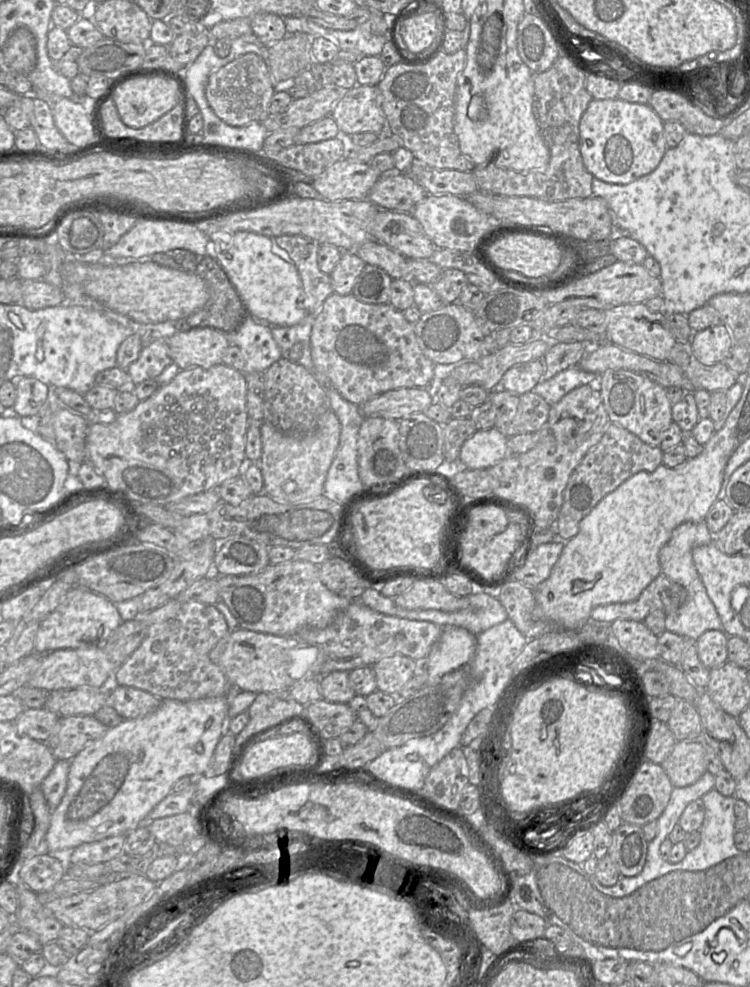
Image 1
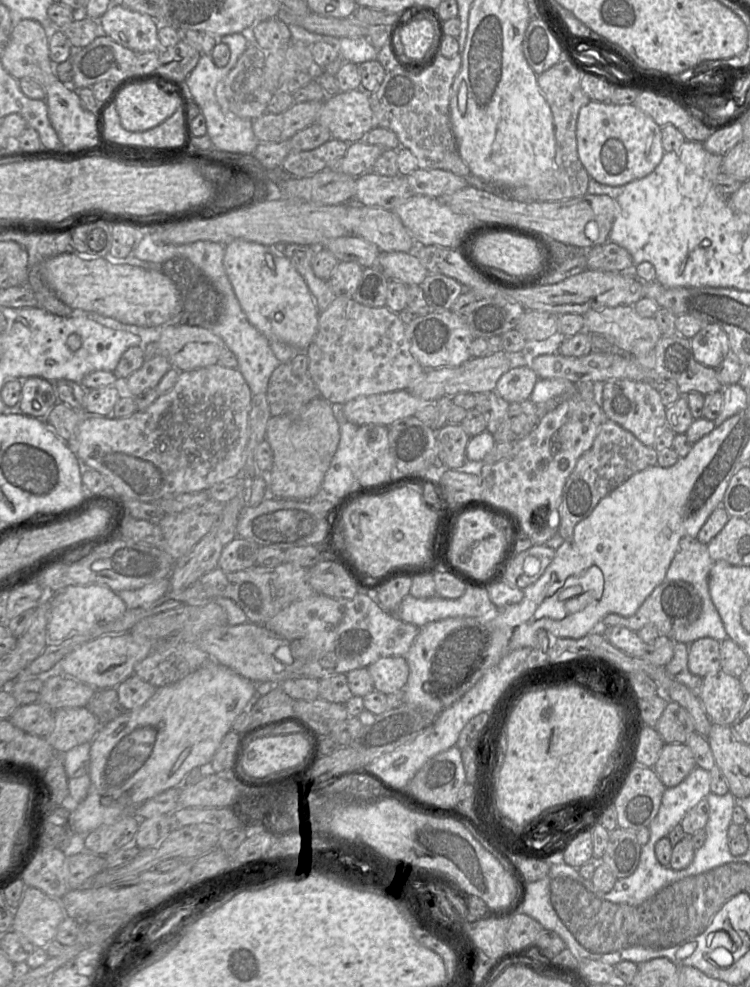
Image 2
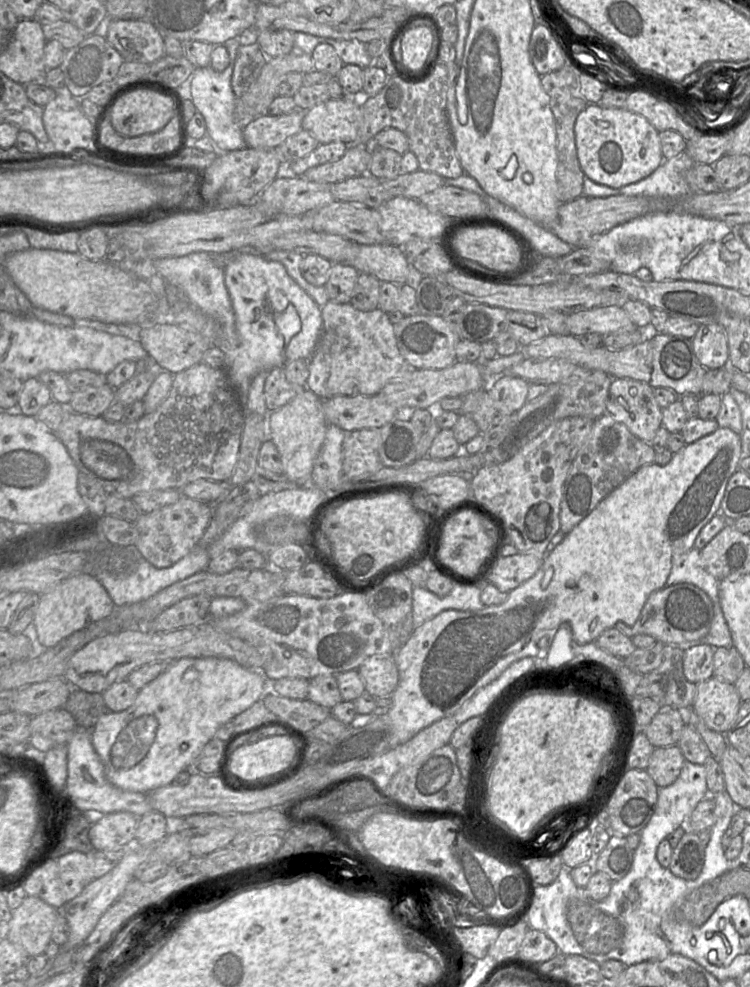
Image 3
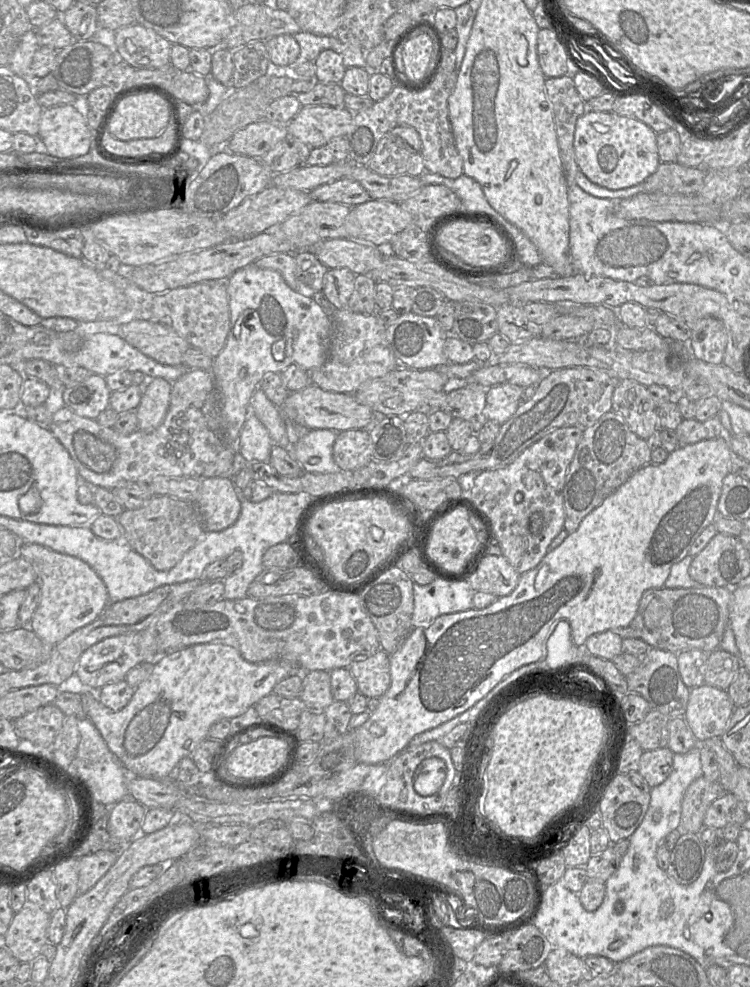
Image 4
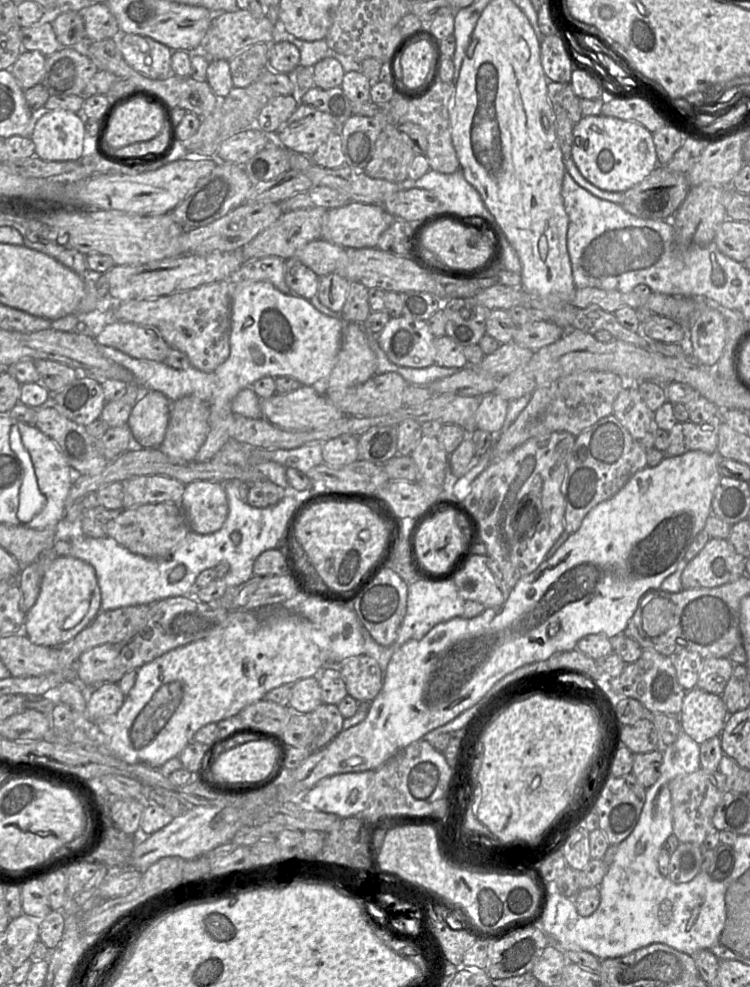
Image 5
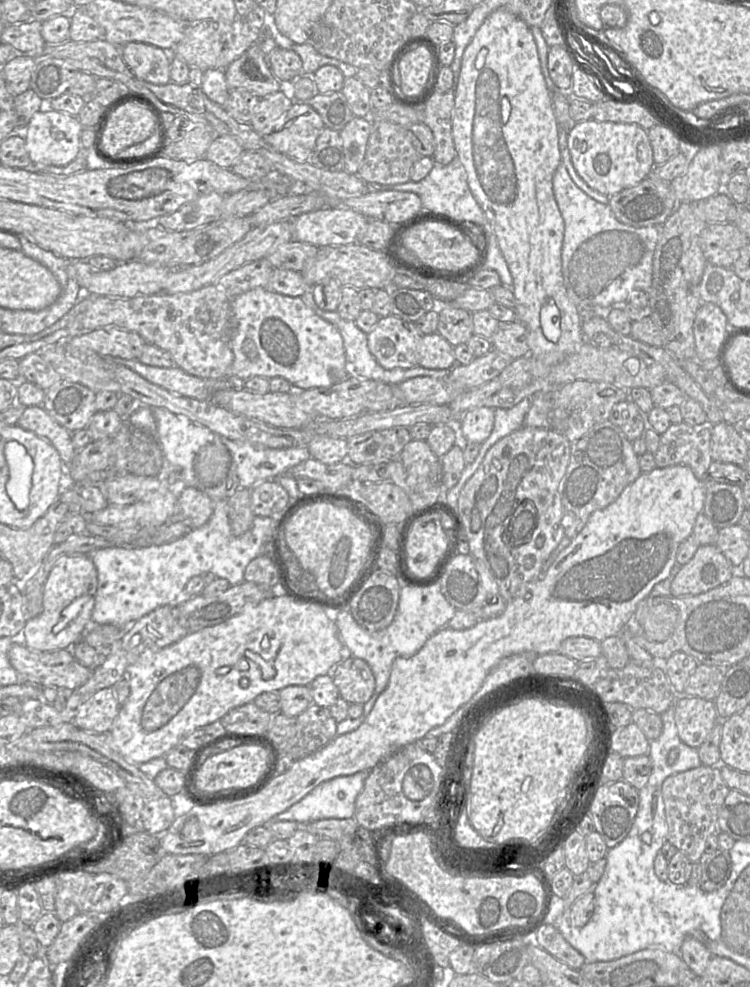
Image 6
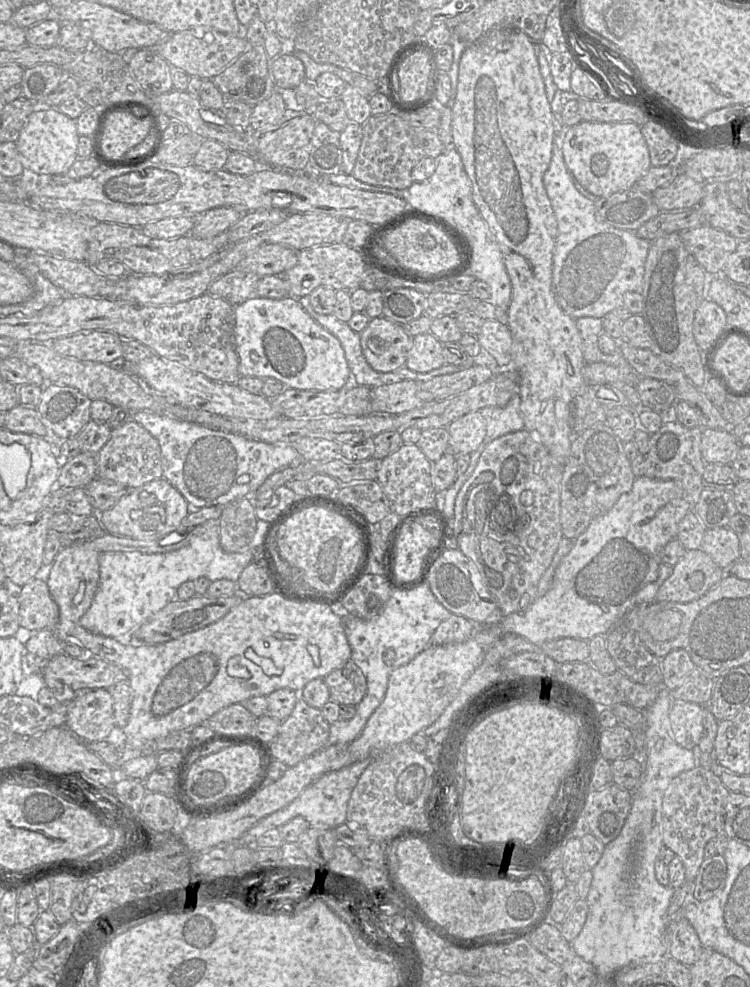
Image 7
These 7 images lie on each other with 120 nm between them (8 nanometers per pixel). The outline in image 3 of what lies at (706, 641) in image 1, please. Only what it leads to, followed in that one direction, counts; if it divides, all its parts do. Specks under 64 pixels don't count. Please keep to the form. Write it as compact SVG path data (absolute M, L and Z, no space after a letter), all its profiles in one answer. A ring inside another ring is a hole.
M701 643L684 650L683 672L686 679L694 684L713 677L714 647Z

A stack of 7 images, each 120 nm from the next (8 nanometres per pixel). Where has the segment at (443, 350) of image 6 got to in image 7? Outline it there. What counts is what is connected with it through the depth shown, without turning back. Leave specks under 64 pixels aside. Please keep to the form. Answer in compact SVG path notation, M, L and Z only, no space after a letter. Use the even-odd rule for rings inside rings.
M430 332L413 338L405 366L418 373L427 373L446 365L442 343Z

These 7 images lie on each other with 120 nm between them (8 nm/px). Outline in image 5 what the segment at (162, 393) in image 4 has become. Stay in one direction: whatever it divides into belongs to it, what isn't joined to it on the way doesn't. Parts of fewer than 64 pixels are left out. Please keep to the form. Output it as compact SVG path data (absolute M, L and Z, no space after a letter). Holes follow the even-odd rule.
M145 390L134 404L127 421L132 444L156 448L162 443L169 423L171 402L161 392Z

